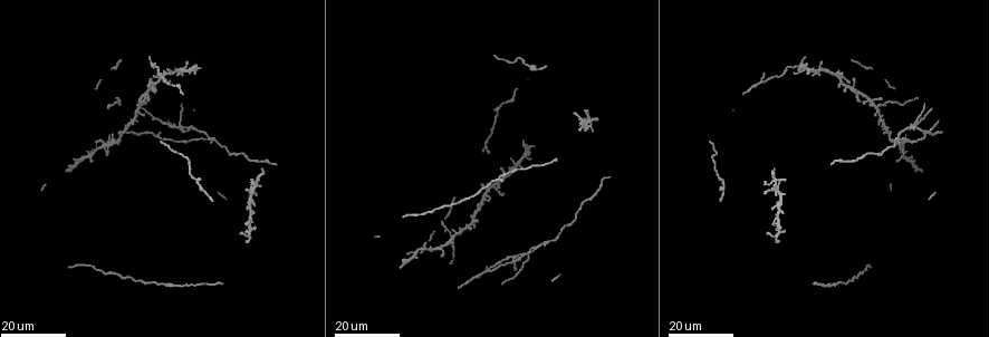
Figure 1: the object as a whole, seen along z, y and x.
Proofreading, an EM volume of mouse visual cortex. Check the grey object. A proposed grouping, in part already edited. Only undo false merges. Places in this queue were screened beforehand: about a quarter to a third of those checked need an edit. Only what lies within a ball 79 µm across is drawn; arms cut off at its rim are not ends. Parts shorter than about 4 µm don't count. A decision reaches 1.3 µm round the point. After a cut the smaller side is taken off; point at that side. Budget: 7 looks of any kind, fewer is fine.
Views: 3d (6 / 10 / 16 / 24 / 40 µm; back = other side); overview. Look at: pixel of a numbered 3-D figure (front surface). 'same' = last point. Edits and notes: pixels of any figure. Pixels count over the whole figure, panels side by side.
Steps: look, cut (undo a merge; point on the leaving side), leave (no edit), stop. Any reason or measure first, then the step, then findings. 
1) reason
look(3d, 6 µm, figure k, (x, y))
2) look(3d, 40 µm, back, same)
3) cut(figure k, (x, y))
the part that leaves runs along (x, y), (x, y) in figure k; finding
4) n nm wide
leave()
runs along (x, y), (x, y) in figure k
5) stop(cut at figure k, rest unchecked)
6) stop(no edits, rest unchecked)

branch point
look(3d, 16 µm, figure 1, (173, 73))

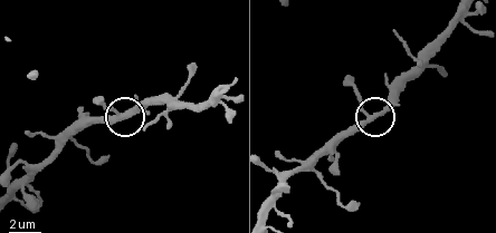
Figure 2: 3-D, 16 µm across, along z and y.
look(3d, 10 µm, figure 2, (117, 110))

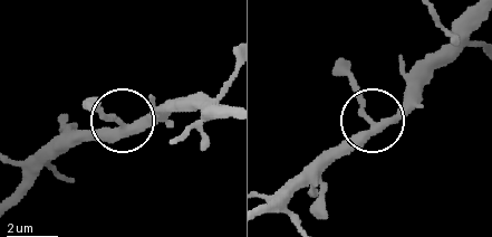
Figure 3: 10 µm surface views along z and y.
leave()
runs along (271, 207), (367, 123), (398, 111), (428, 81) in figure 3; continuous, no second neuron

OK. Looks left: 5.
look(3d, 16 µm, figure 1, (840, 77))

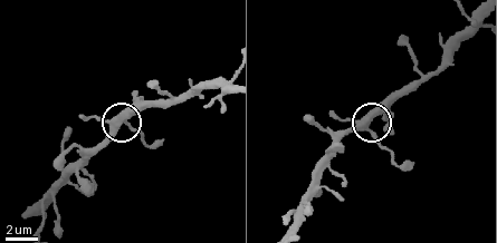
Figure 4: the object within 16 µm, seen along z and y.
look(3d, 10 µm, figure 4, (365, 126))

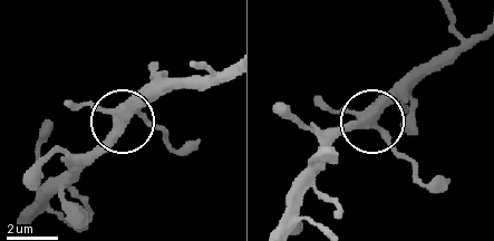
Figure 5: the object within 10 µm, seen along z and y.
side arm 5 µm
leave()
one neuron here

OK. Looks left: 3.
arms part here
look(3d, 24 µm, figure 1, (207, 139))

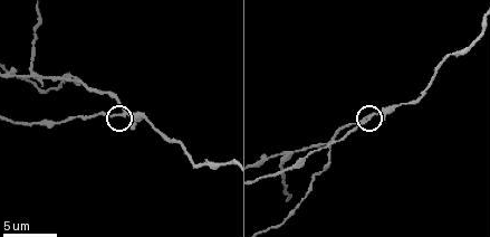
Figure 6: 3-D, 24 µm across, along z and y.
look(3d, 6 µm, figure 6, (370, 118))

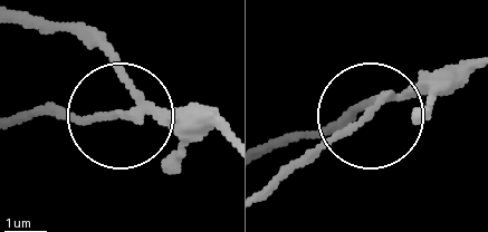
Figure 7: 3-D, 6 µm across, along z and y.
3 arms
cut(figure 7, (89, 118))
two neurons meet here

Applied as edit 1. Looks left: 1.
stop(cut at figure 7, rest unchecked)

